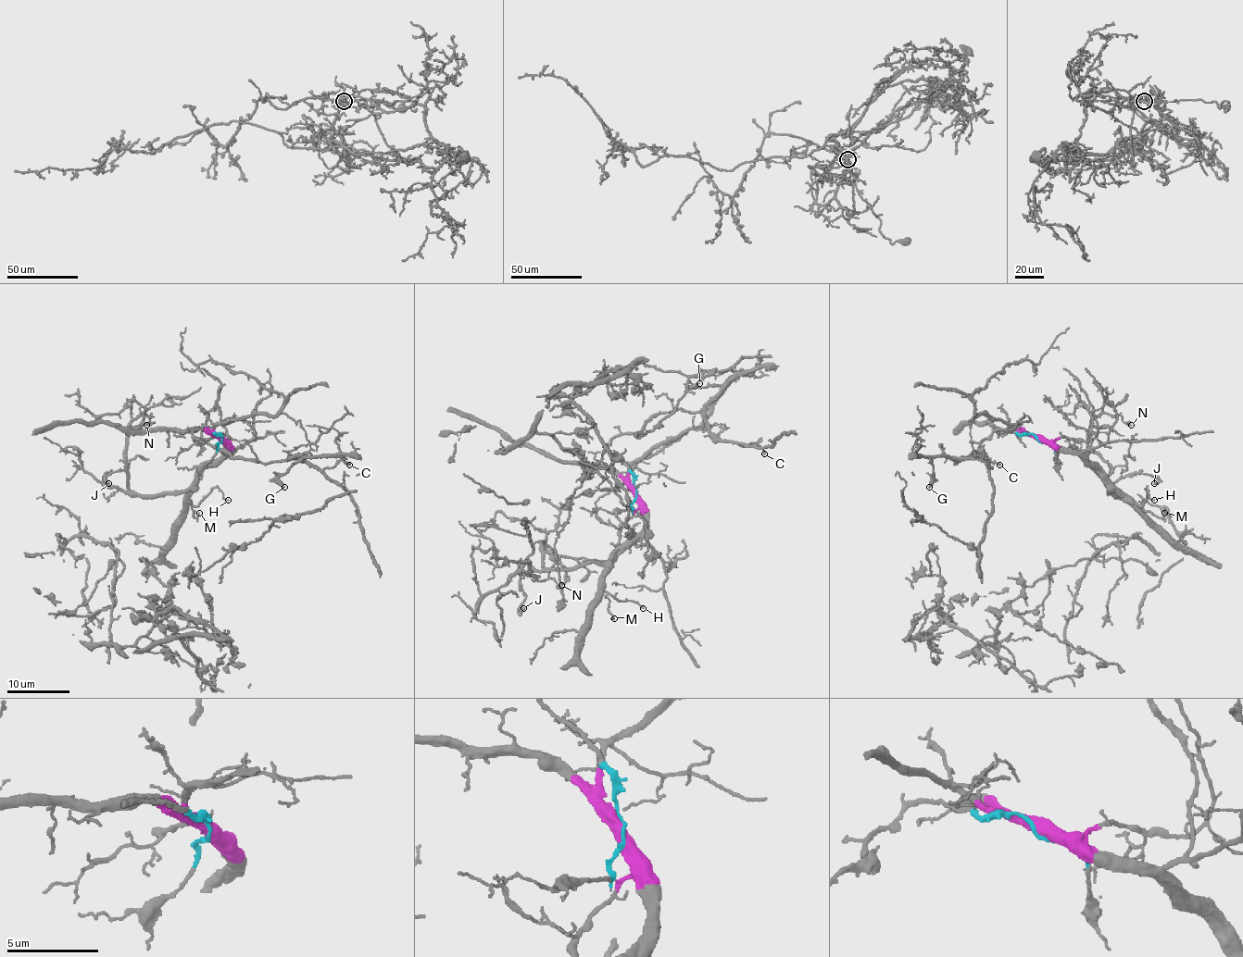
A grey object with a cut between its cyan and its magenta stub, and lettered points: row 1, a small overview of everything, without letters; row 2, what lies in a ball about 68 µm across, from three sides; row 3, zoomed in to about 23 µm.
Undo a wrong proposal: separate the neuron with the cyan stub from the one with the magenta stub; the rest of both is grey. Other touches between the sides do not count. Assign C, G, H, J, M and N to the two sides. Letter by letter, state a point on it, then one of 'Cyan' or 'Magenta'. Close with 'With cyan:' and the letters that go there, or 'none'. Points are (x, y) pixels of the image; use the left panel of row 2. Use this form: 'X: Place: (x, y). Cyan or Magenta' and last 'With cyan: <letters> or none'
C: Place: (349, 465). Cyan
G: Place: (284, 487). Cyan
H: Place: (228, 500). Magenta
J: Place: (108, 483). Magenta
M: Place: (199, 513). Magenta
N: Place: (146, 425). Magenta
With cyan: C, G

